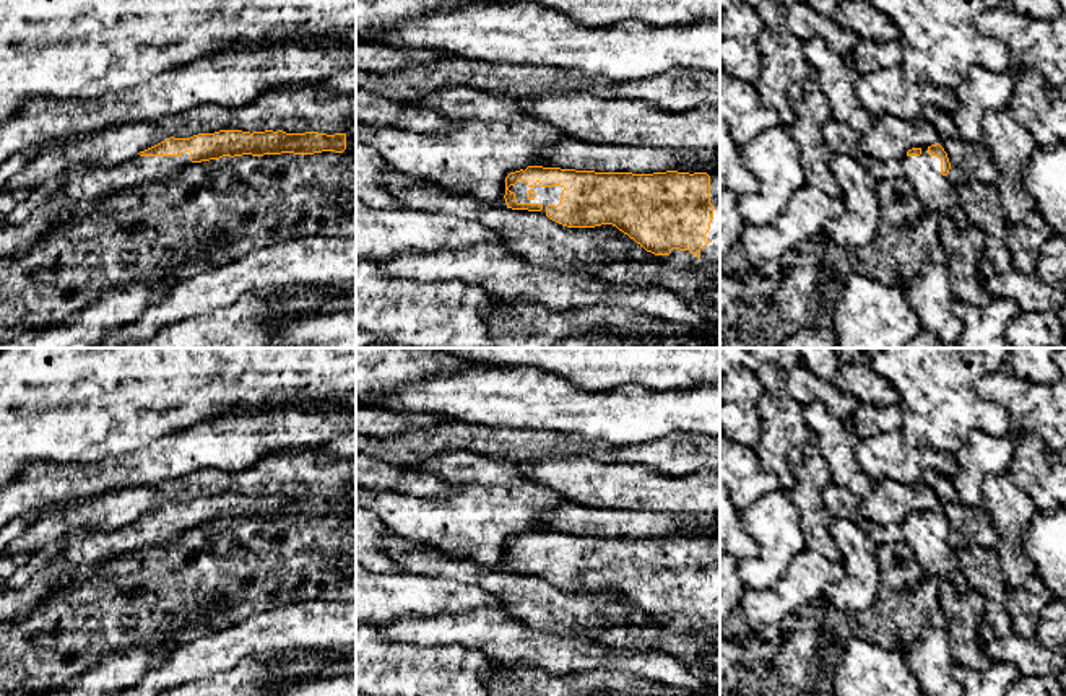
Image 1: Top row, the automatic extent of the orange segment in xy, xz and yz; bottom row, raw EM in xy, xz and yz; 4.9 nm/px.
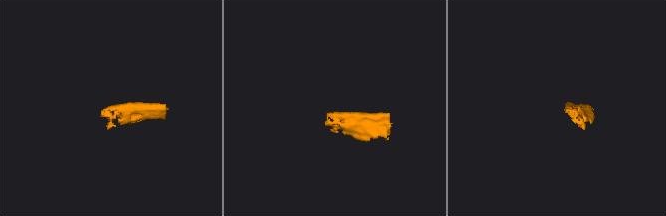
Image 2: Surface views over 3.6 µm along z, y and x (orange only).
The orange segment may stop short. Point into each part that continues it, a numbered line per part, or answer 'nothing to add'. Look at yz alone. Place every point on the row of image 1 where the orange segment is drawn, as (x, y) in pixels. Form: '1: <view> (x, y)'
1: yz (935, 191)

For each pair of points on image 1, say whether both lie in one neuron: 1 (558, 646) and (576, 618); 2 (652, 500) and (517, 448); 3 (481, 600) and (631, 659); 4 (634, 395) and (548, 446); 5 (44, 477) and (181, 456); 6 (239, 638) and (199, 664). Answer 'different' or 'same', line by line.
1: different
2: different
3: different
4: different
5: same
6: same

